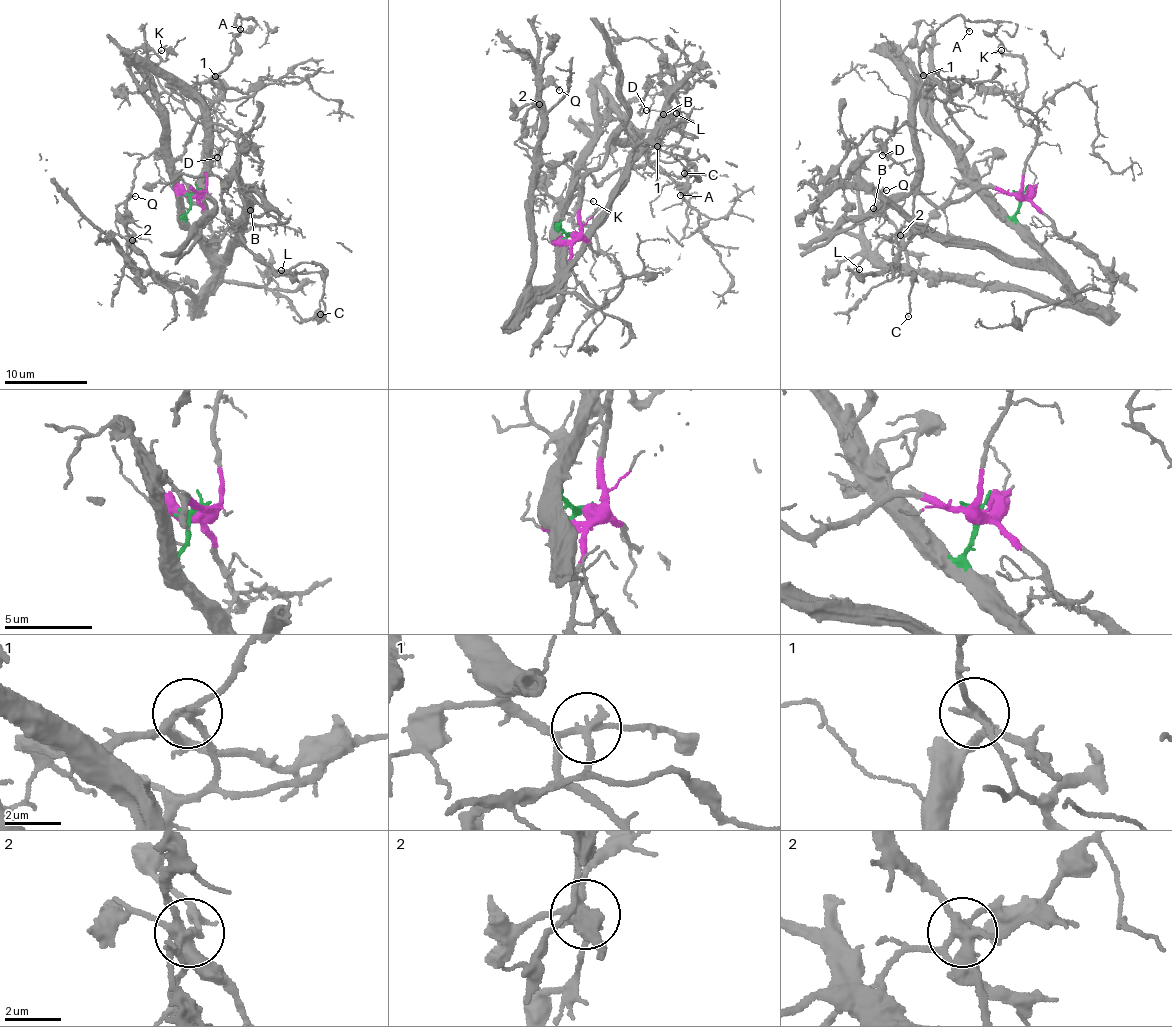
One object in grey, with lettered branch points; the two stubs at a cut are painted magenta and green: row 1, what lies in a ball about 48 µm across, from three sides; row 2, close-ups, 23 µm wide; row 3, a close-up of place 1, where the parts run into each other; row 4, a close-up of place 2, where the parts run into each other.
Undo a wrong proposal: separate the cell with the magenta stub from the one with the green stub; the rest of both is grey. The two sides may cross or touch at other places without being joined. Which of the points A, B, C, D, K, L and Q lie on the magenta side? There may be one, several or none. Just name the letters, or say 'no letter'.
A, D, K

